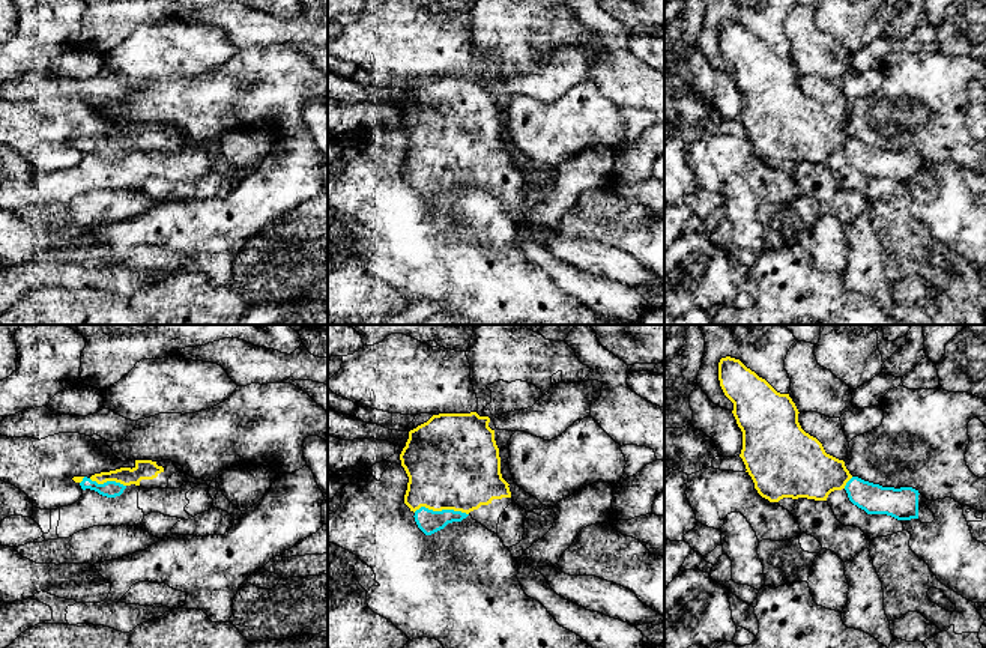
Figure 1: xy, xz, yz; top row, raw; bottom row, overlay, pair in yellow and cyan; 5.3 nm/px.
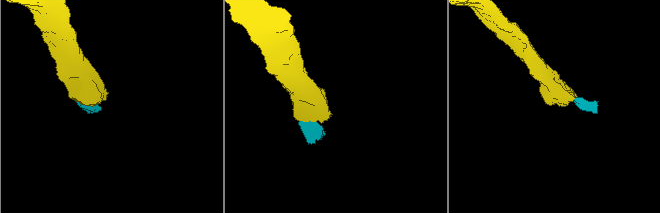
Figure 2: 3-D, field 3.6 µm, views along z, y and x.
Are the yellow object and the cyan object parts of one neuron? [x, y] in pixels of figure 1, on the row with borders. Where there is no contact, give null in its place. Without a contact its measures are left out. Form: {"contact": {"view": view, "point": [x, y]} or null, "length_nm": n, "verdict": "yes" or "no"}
{"contact": {"view": "xz", "point": [441, 510]}, "length_nm": 300, "verdict": "yes"}

